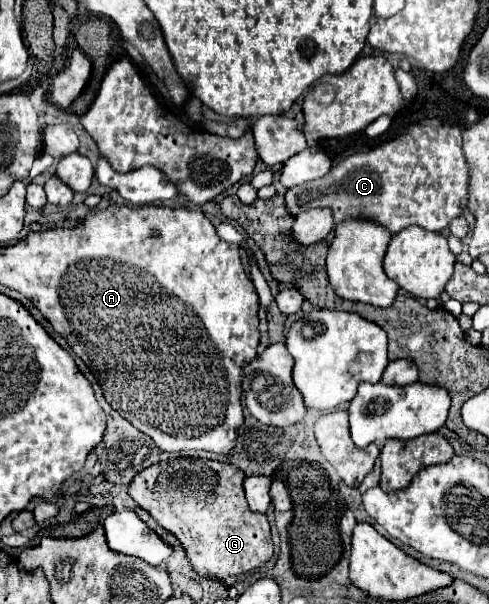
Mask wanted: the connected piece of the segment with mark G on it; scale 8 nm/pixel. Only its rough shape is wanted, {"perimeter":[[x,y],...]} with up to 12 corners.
{"perimeter":[[175,458],[129,496],[205,580],[273,556],[241,468]]}

